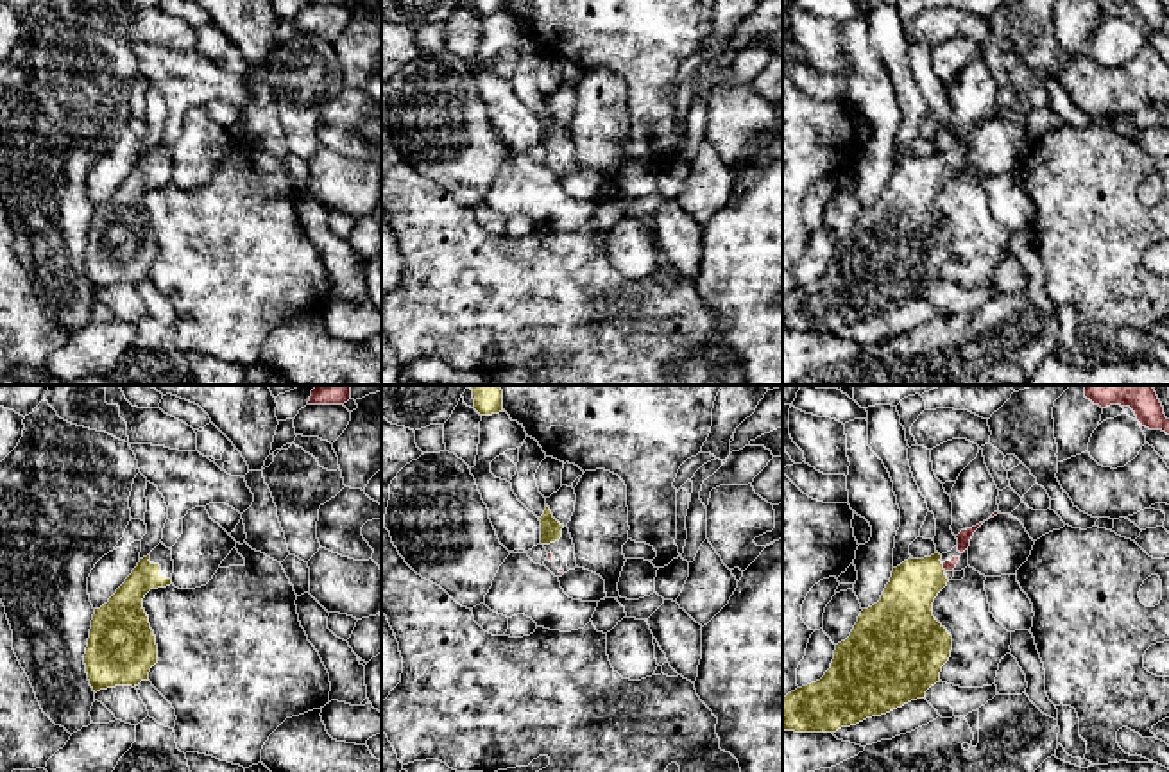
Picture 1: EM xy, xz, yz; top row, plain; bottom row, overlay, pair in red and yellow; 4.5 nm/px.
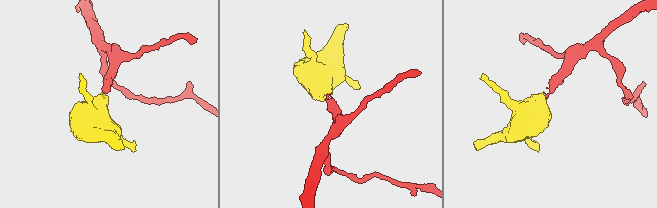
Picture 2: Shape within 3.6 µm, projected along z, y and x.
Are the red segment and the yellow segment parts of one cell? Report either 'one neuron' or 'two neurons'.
one neuron

